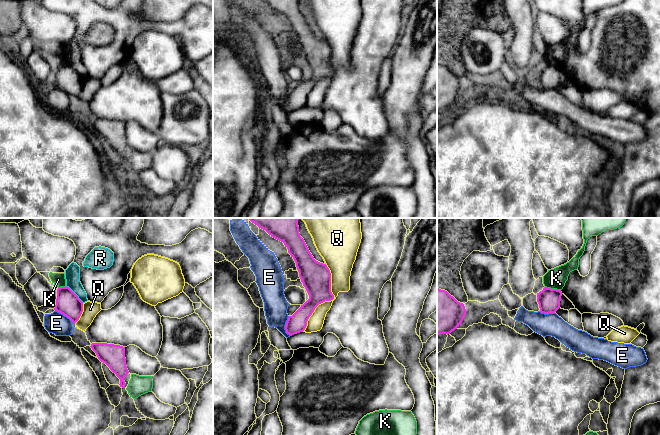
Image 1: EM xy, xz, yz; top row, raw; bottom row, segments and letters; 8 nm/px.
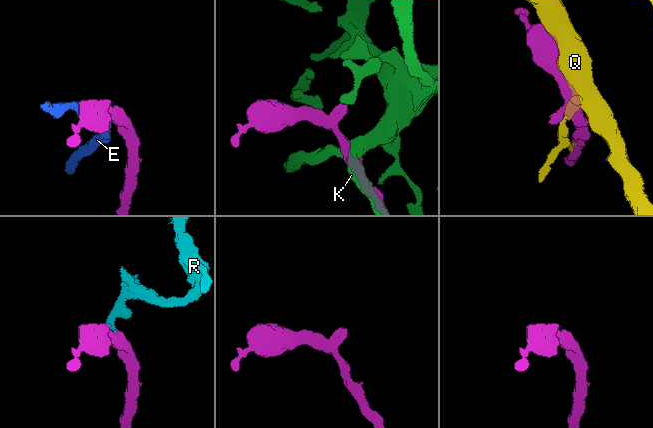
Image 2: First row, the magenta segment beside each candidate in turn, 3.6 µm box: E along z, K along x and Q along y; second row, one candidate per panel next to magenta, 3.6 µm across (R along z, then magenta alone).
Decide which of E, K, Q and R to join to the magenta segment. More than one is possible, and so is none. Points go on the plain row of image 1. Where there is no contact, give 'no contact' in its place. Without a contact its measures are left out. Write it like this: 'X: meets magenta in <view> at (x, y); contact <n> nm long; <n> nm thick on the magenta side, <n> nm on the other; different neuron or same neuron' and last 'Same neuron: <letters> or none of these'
E: meets magenta in xz at (285, 102); contact 160 nm long; 150 nm thick on the magenta side, 190 nm on the other; different neuron
K: meets magenta in yz at (553, 65); contact 130 nm long; 180 nm thick on the magenta side, 160 nm on the other; different neuron
Q: meets magenta in xz at (329, 76); contact 600 nm long; 240 nm thick on the magenta side, 160 nm on the other; different neuron
R: meets magenta in xy at (75, 70); contact 200 nm long; 190 nm thick on the magenta side, 130 nm on the other; different neuron
Same neuron: none of these

